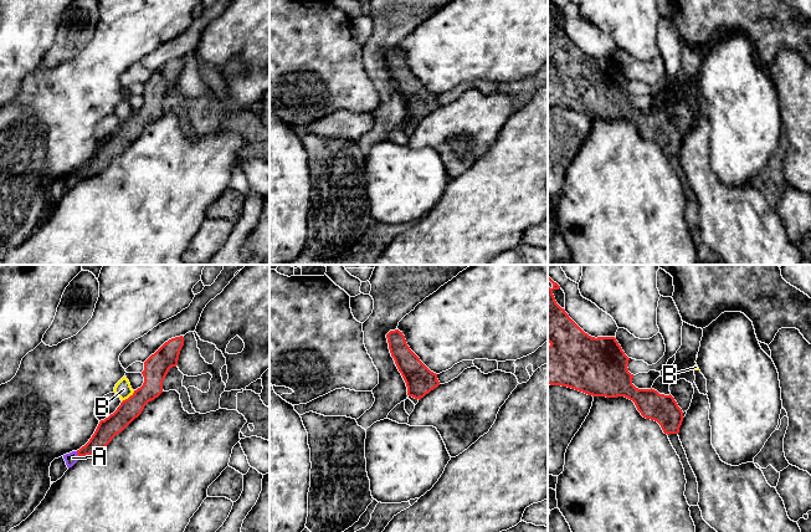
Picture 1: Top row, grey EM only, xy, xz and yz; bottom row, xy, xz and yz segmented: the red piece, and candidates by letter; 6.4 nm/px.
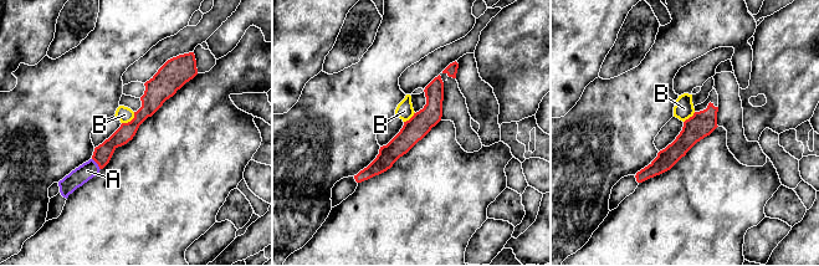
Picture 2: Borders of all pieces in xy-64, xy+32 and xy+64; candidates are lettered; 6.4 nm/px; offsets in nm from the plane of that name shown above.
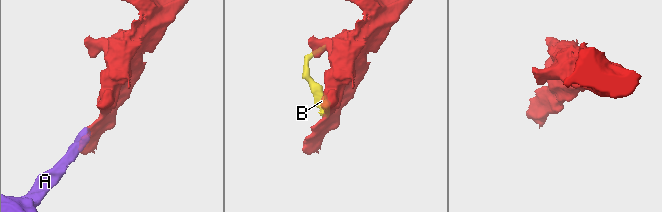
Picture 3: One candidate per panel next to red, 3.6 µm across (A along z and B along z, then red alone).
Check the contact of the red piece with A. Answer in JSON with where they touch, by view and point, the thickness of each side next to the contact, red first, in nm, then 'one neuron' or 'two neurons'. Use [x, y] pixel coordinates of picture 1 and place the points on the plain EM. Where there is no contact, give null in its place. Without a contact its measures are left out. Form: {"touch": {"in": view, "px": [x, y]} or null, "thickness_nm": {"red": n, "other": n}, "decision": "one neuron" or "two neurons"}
{"touch": {"in": "xy", "px": [77, 175]}, "thickness_nm": {"red": 140, "other": 80}, "decision": "one neuron"}

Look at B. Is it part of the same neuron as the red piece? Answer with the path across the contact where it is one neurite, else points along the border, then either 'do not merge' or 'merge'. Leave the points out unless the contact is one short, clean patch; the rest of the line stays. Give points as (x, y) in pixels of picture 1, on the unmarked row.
border along xy (134, 112), (122, 123); do not merge

